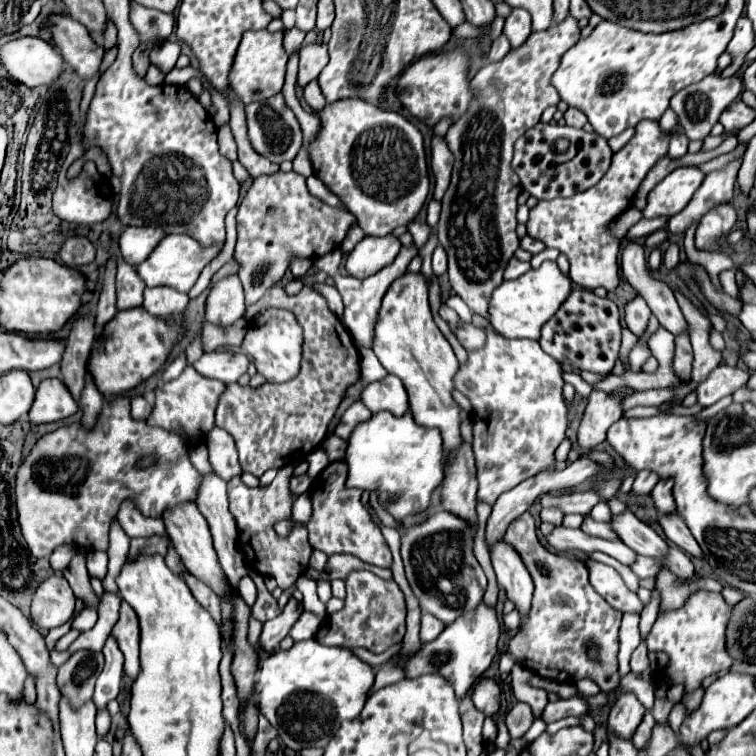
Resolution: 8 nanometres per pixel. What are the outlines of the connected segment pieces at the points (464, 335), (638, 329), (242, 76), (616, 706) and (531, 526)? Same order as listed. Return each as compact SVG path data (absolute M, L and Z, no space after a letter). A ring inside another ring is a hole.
M464 324L462 328L458 328L458 330L454 330L454 332L456 332L458 340L462 342L462 346L464 346L466 350L482 348L484 342L486 342L486 332L480 330L480 328L476 328L476 326L472 326L472 324Z
M636 296L628 306L626 306L626 324L628 330L634 332L636 336L642 336L646 332L648 326L648 318L650 318L650 310L644 304L642 296Z
M250 30L242 36L240 48L236 52L236 60L230 70L230 88L238 94L238 98L244 104L260 102L282 90L284 76L286 76L286 62L288 62L288 54L282 46L282 38L284 38L282 32L270 34L268 30Z
M624 692L614 700L610 708L608 730L614 730L614 734L622 738L632 738L644 712L646 708L640 704L640 700L632 692Z
M530 512L516 518L504 536L506 542L514 544L526 568L534 580L532 608L526 622L520 624L516 636L510 640L512 658L540 678L548 678L560 684L574 684L582 678L594 680L602 692L618 688L618 628L622 612L614 610L590 584L588 568L584 562L556 554L544 548L536 538L536 524ZM588 648L596 648L598 658L588 656Z

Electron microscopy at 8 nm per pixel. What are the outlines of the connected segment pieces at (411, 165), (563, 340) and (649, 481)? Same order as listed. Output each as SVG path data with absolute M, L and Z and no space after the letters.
M354 98L334 102L334 106L326 104L326 108L318 116L322 120L322 128L318 138L310 144L310 160L314 166L314 174L356 216L358 226L368 236L386 236L394 228L406 226L410 220L414 220L430 192L424 140L420 130L398 112L370 106L368 102L358 102Z
M574 288L566 302L560 306L558 314L554 314L554 318L542 326L540 346L562 364L570 362L578 370L608 374L618 360L622 338L620 332L620 310L614 300L600 298L586 288Z
M642 470L642 472L638 472L638 476L636 476L636 480L634 480L634 492L636 492L638 496L648 496L648 494L652 492L652 488L658 484L658 480L660 480L658 474Z

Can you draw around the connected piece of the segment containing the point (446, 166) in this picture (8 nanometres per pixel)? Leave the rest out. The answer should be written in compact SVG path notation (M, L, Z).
M432 136L432 152L430 152L430 166L434 174L434 198L442 200L442 194L446 192L446 186L450 184L452 174L452 154L446 146L446 140L440 136Z

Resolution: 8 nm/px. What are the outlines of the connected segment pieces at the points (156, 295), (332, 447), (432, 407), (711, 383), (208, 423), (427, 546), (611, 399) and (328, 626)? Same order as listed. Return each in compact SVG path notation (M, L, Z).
M160 286L154 290L144 290L144 304L142 306L148 314L152 314L158 320L180 318L188 306L188 296L182 292L170 290L166 286Z
M332 434L332 436L326 438L326 450L328 450L332 462L334 462L334 460L344 460L346 448L348 448L348 442L342 440L342 438L338 438L336 434Z
M406 272L404 276L392 282L378 310L372 350L382 362L382 366L404 382L404 388L410 398L410 414L414 416L414 420L420 420L420 424L426 428L430 426L440 430L444 438L444 452L448 454L462 442L458 404L452 400L458 360L450 342L444 338L432 318L428 286L430 282L422 272Z
M720 364L714 368L714 374L710 374L698 388L698 404L712 406L720 398L734 394L738 388L742 388L750 378L750 372L742 366L726 366Z
M186 366L186 370L176 380L166 382L154 392L156 392L156 404L146 422L150 422L150 426L164 428L172 434L178 434L186 446L194 446L198 442L204 442L208 432L216 426L214 414L220 396L226 392L226 384L214 378L202 378L202 374L194 370L194 366Z
M434 510L424 522L402 528L400 536L406 578L422 612L436 616L448 626L482 602L486 576L472 552L474 542L470 530L466 530L466 522L458 522L458 518L446 510Z
M594 390L588 396L588 404L578 428L578 444L588 450L606 440L606 430L624 414L624 396L612 396L608 392Z
M354 570L346 578L344 608L336 614L328 614L316 632L316 640L326 646L366 648L374 654L388 650L402 642L406 632L406 604L404 594L394 580L382 580L368 570Z

